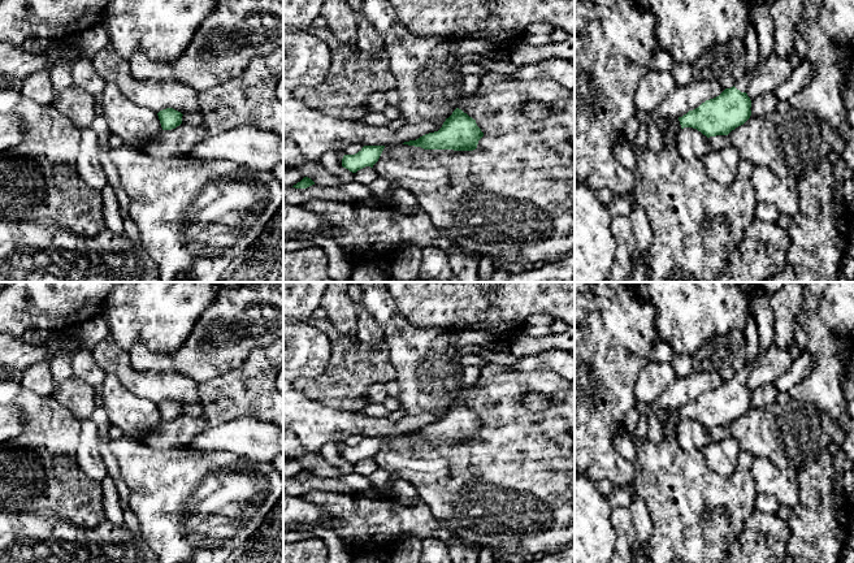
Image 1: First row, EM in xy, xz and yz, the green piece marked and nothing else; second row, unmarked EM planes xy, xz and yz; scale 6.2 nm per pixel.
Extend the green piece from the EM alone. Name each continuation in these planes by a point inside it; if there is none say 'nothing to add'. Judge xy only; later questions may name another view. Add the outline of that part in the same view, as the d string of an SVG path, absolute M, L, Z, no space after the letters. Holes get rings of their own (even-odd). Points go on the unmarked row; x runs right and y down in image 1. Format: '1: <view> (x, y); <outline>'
nothing to add

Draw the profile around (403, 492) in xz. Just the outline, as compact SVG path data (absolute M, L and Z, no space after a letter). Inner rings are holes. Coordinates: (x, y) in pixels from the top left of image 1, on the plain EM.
M395 480L393 486L393 499L399 501L403 504L415 504L420 501L420 495L411 484L403 480Z

